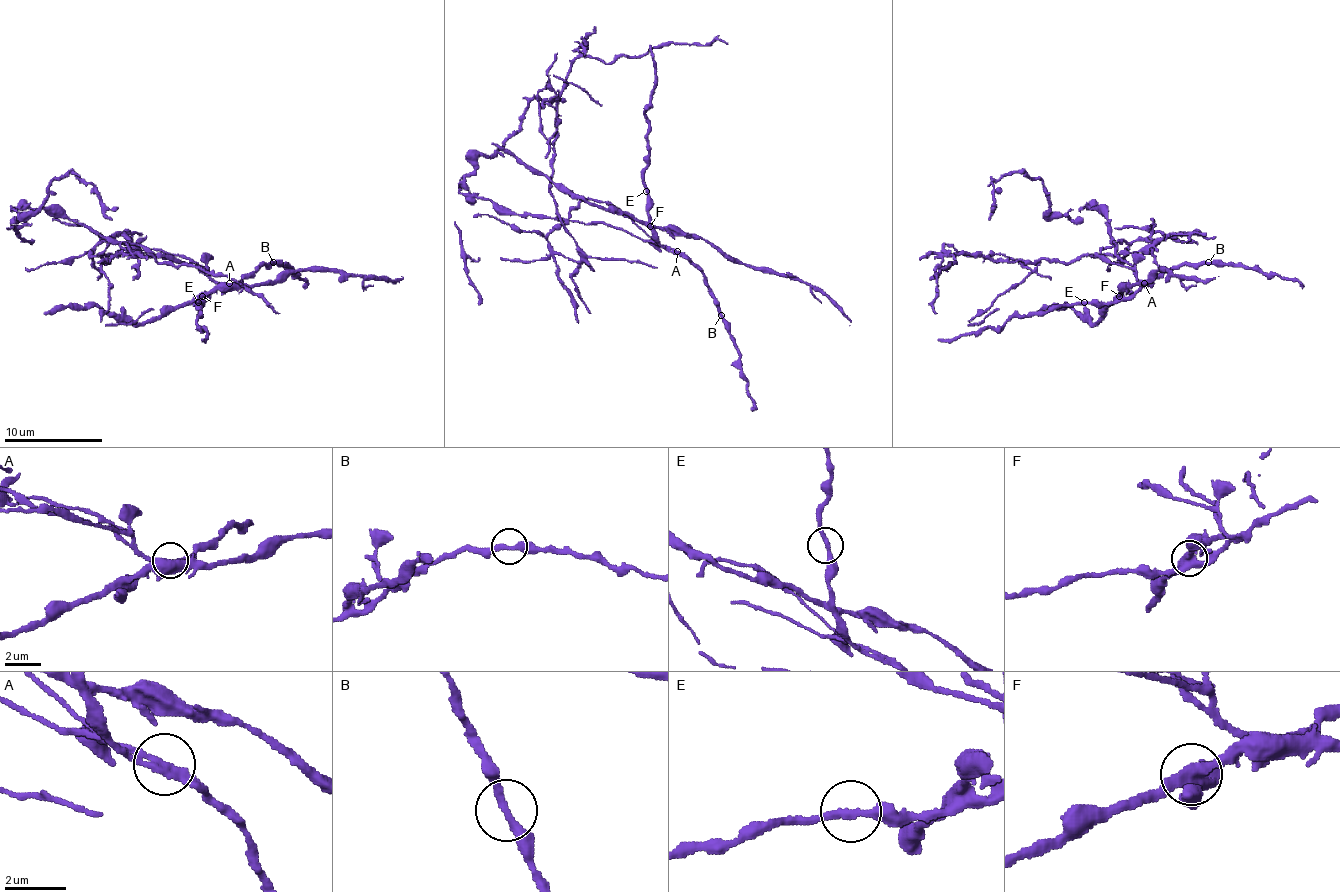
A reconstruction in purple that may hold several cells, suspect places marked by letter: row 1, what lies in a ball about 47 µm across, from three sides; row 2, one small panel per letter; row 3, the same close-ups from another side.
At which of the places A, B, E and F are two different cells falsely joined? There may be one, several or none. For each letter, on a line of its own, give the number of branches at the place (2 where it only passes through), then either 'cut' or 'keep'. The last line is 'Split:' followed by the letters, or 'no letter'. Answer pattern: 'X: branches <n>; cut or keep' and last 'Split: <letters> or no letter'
A: branches 2; cut
B: branches 2; keep
E: branches 2; keep
F: branches 4; cut
Split: A, F

